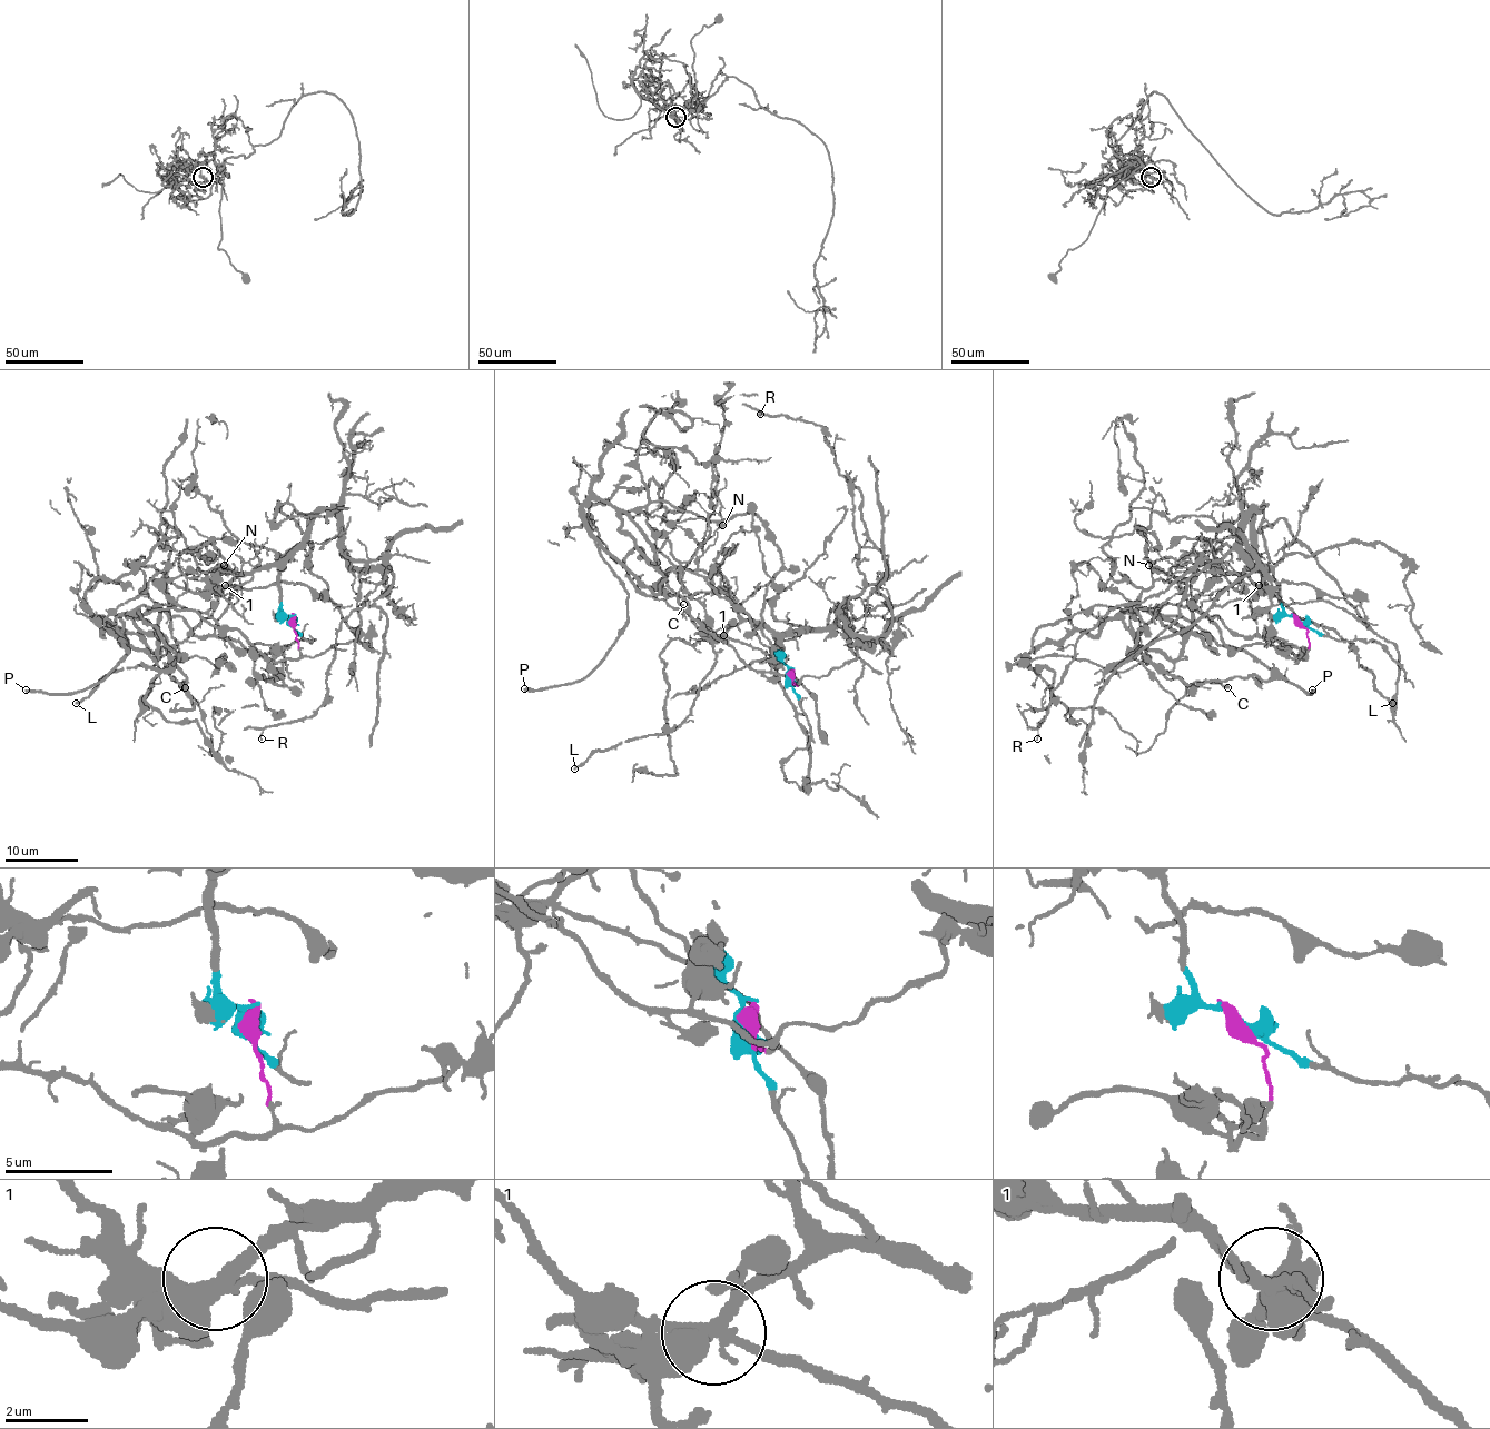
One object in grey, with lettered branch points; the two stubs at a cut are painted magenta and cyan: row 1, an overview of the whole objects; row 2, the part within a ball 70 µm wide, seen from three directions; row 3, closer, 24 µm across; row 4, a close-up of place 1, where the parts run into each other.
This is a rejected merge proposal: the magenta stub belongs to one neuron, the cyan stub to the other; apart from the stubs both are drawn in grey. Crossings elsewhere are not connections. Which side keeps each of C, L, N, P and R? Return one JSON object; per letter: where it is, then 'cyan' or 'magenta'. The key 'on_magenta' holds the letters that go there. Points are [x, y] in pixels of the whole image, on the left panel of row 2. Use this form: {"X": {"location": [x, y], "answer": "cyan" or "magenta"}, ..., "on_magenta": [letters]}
{"C": {"location": [185, 687], "answer": "magenta"}, "L": {"location": [76, 703], "answer": "cyan"}, "N": {"location": [224, 565], "answer": "magenta"}, "P": {"location": [26, 690], "answer": "magenta"}, "R": {"location": [262, 738], "answer": "cyan"}, "on_magenta": ["C", "N", "P"]}

